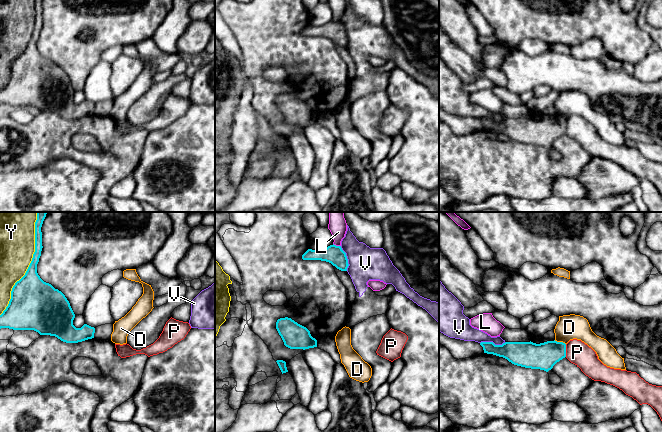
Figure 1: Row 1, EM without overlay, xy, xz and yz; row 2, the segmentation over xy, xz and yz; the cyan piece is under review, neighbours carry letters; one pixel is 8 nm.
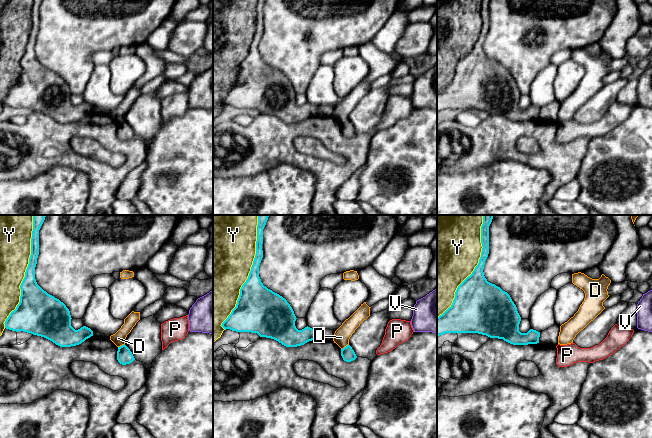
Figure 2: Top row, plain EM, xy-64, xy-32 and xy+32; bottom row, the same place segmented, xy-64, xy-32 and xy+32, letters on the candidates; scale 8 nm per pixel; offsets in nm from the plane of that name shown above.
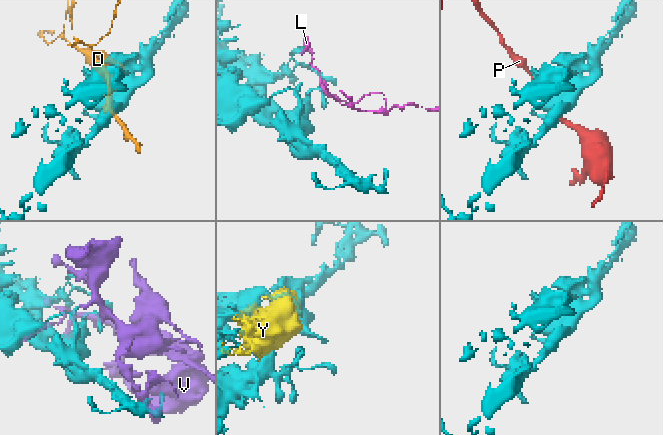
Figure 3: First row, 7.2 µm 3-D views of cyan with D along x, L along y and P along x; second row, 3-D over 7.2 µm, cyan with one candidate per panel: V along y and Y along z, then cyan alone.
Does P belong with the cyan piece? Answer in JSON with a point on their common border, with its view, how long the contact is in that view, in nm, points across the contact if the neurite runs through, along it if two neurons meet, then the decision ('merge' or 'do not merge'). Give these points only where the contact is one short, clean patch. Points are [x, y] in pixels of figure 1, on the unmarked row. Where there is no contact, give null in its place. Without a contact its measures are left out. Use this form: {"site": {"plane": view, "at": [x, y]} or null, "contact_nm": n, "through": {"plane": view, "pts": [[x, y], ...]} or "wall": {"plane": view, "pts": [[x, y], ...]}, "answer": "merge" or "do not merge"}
{"site": {"plane": "yz", "at": [565, 126]}, "contact_nm": 100, "answer": "do not merge"}

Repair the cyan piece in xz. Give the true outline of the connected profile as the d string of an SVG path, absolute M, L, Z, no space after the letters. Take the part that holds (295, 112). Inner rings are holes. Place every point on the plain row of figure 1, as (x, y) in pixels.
M291 94L278 95L276 105L284 121L290 125L305 126L317 123L317 116L311 112L310 107Z

